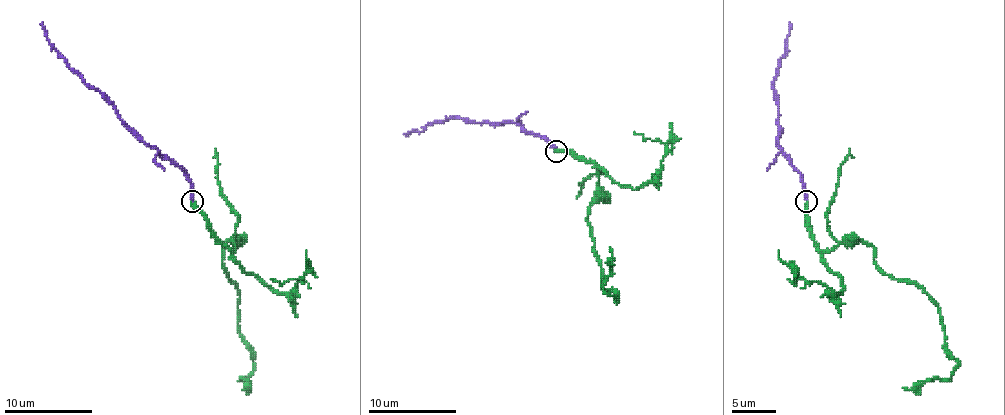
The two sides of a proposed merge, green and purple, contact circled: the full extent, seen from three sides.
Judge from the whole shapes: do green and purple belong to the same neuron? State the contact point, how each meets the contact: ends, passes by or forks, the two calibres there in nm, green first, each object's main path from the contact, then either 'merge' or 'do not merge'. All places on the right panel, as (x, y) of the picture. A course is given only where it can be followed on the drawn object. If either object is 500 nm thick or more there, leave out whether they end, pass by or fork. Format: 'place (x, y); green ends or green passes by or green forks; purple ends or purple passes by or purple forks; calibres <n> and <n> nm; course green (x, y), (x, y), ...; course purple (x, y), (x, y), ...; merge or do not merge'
place (806, 201); green ends; purple ends; calibres 280 and 180 nm; course green (807, 201), (807, 228), (822, 250), (869, 243), (876, 263), (913, 281), (938, 308), (958, 367), (902, 387); course purple (807, 201), (800, 175), (778, 148), (778, 95), (774, 91), (774, 80), (787, 42), (789, 22); do not merge

